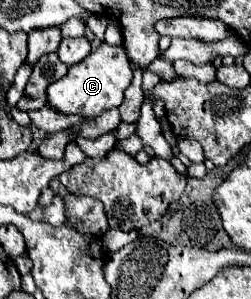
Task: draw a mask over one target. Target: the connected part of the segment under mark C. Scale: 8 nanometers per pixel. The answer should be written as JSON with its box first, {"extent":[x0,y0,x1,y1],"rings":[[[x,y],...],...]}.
{"extent":[46,43,132,119],"rings":[[[102,43],[98,51],[90,53],[84,61],[72,65],[60,81],[54,81],[48,87],[46,105],[64,115],[80,115],[92,119],[108,109],[120,107],[124,101],[124,89],[130,85],[130,81],[132,69],[124,47],[112,47],[108,43]]]}

